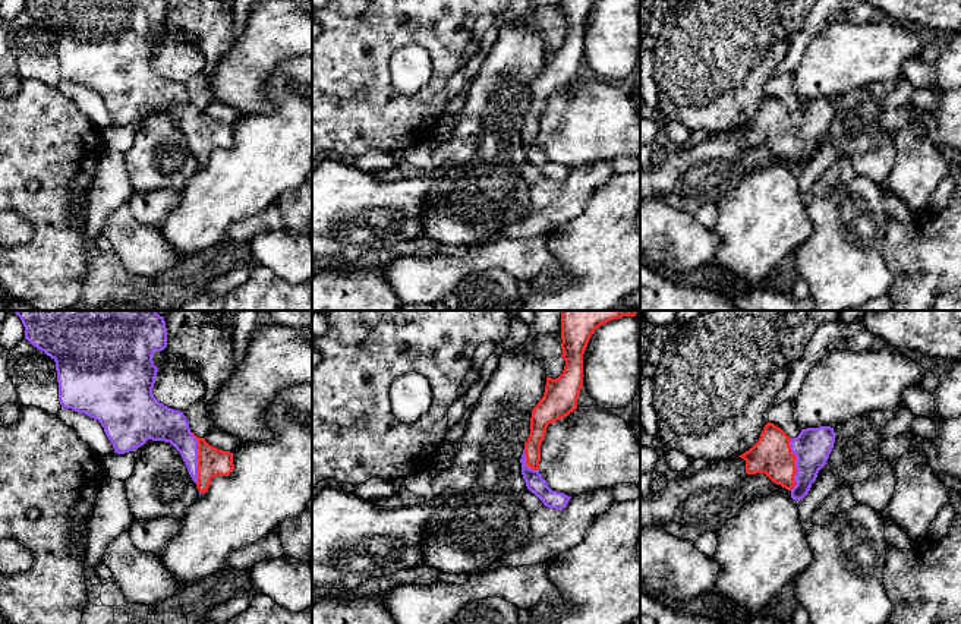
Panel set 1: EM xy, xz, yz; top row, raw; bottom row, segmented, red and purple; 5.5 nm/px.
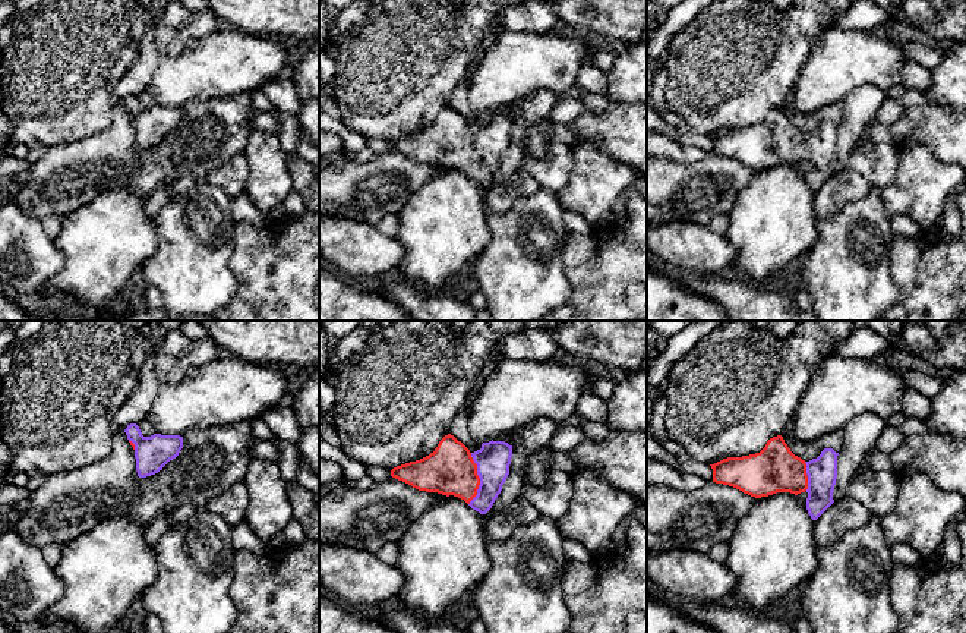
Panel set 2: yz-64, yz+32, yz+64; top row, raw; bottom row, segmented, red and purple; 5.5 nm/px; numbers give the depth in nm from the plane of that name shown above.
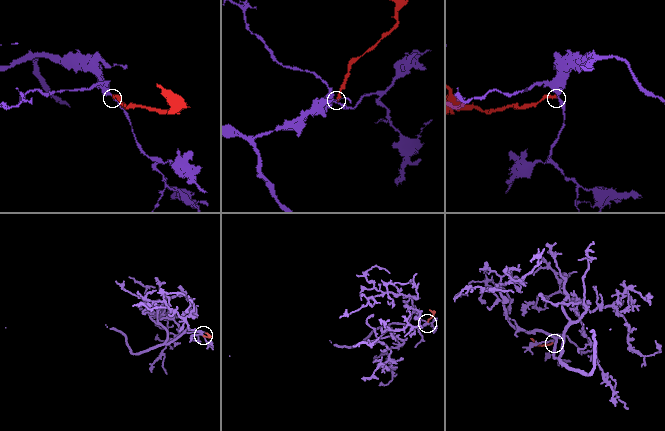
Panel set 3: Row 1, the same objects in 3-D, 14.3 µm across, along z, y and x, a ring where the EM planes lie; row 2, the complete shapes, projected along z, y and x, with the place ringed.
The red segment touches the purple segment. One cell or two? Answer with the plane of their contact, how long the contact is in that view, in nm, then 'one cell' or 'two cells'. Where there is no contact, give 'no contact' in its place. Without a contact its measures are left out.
yz | 280 nm | one cell

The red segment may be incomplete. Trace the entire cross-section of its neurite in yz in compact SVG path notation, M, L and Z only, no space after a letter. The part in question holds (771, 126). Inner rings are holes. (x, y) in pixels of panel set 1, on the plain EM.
M768 94L759 113L738 129L746 132L747 146L765 145L773 155L788 161L793 171L800 173L809 166L819 142L826 136L834 116L835 104L831 98L801 101L798 108L790 110L781 100Z

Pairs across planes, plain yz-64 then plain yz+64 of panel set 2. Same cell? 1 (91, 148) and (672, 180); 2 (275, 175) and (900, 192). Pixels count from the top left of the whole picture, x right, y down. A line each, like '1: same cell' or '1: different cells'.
1: same cell
2: same cell

